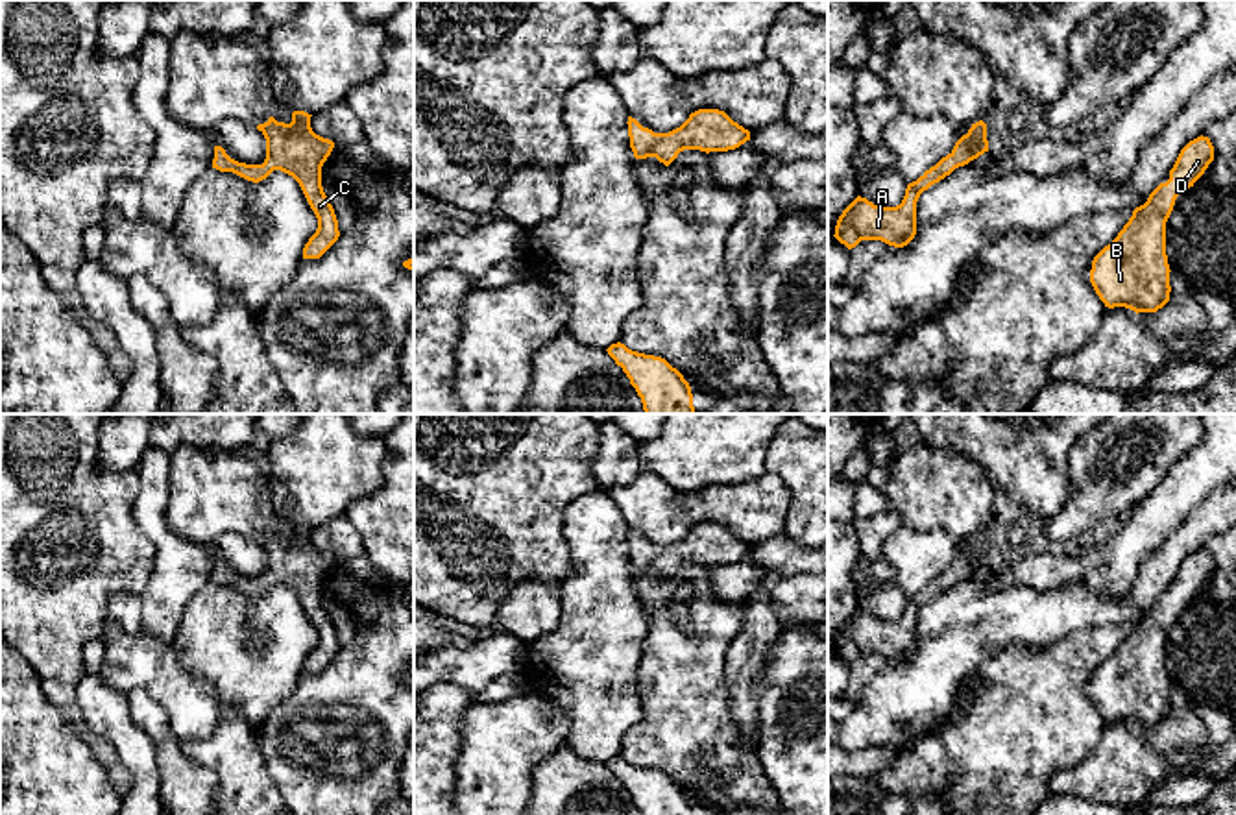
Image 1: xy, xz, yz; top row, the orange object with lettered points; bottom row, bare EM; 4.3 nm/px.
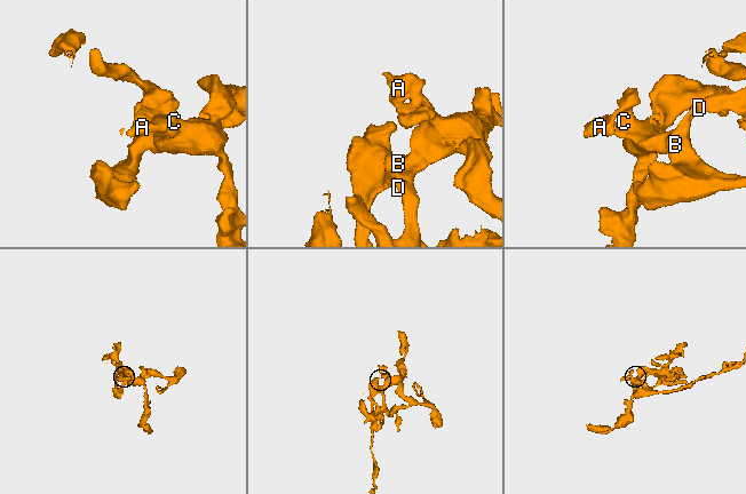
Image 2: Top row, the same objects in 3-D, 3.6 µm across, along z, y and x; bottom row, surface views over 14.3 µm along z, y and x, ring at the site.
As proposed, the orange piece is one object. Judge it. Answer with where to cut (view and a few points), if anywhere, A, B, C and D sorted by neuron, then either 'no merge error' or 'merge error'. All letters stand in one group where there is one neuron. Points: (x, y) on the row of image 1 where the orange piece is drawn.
no cut | A B C D | no merge error

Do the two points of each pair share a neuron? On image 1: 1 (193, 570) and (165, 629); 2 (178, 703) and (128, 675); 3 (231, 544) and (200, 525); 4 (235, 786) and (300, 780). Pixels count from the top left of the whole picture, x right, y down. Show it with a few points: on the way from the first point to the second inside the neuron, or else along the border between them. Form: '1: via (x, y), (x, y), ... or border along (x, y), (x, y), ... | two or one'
1: via (178, 584), (165, 597), (165, 614) | one
2: via (165, 690), (150, 675), (141, 675) | one
3: border along (255, 540), (222, 533), (213, 542) | two
4: border along (259, 742), (263, 762), (281, 795) | two

